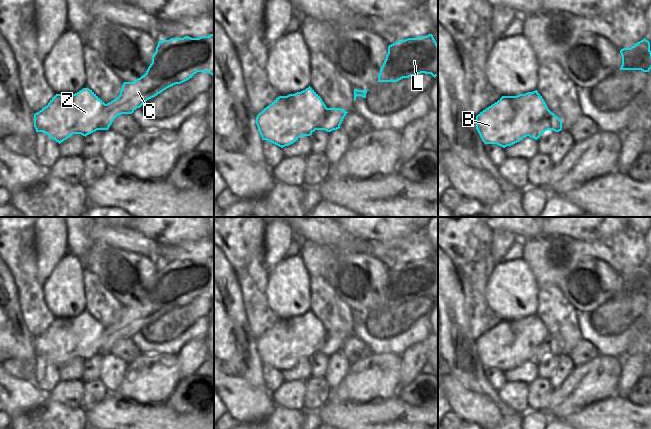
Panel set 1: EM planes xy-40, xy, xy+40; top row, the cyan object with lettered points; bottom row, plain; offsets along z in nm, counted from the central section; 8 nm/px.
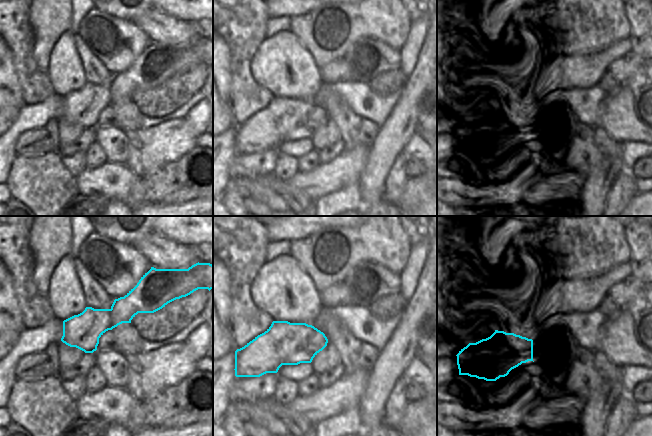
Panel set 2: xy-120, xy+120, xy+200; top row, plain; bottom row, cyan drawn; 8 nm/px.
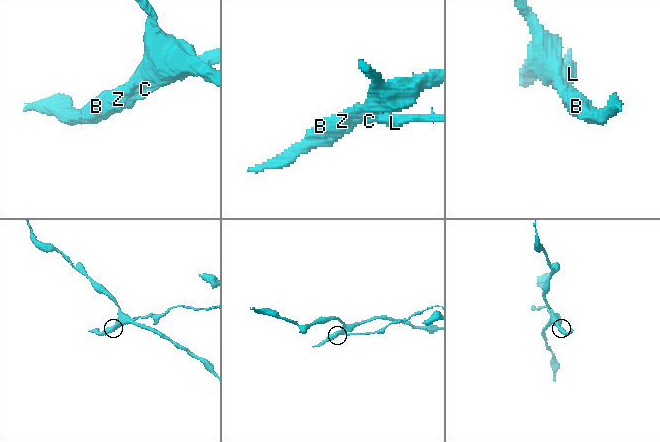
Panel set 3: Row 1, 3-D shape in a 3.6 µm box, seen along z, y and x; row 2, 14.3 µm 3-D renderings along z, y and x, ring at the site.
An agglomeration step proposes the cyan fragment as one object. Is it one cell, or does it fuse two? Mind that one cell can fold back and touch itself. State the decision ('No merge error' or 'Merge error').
Merge error

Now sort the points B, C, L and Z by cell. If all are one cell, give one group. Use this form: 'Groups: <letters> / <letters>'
Groups: B Z / C L

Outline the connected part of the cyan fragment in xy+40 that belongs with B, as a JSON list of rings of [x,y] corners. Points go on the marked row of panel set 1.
[[[537,90],[502,96],[476,116],[476,129],[485,144],[511,146],[529,136],[535,140],[548,130],[552,112]]]

